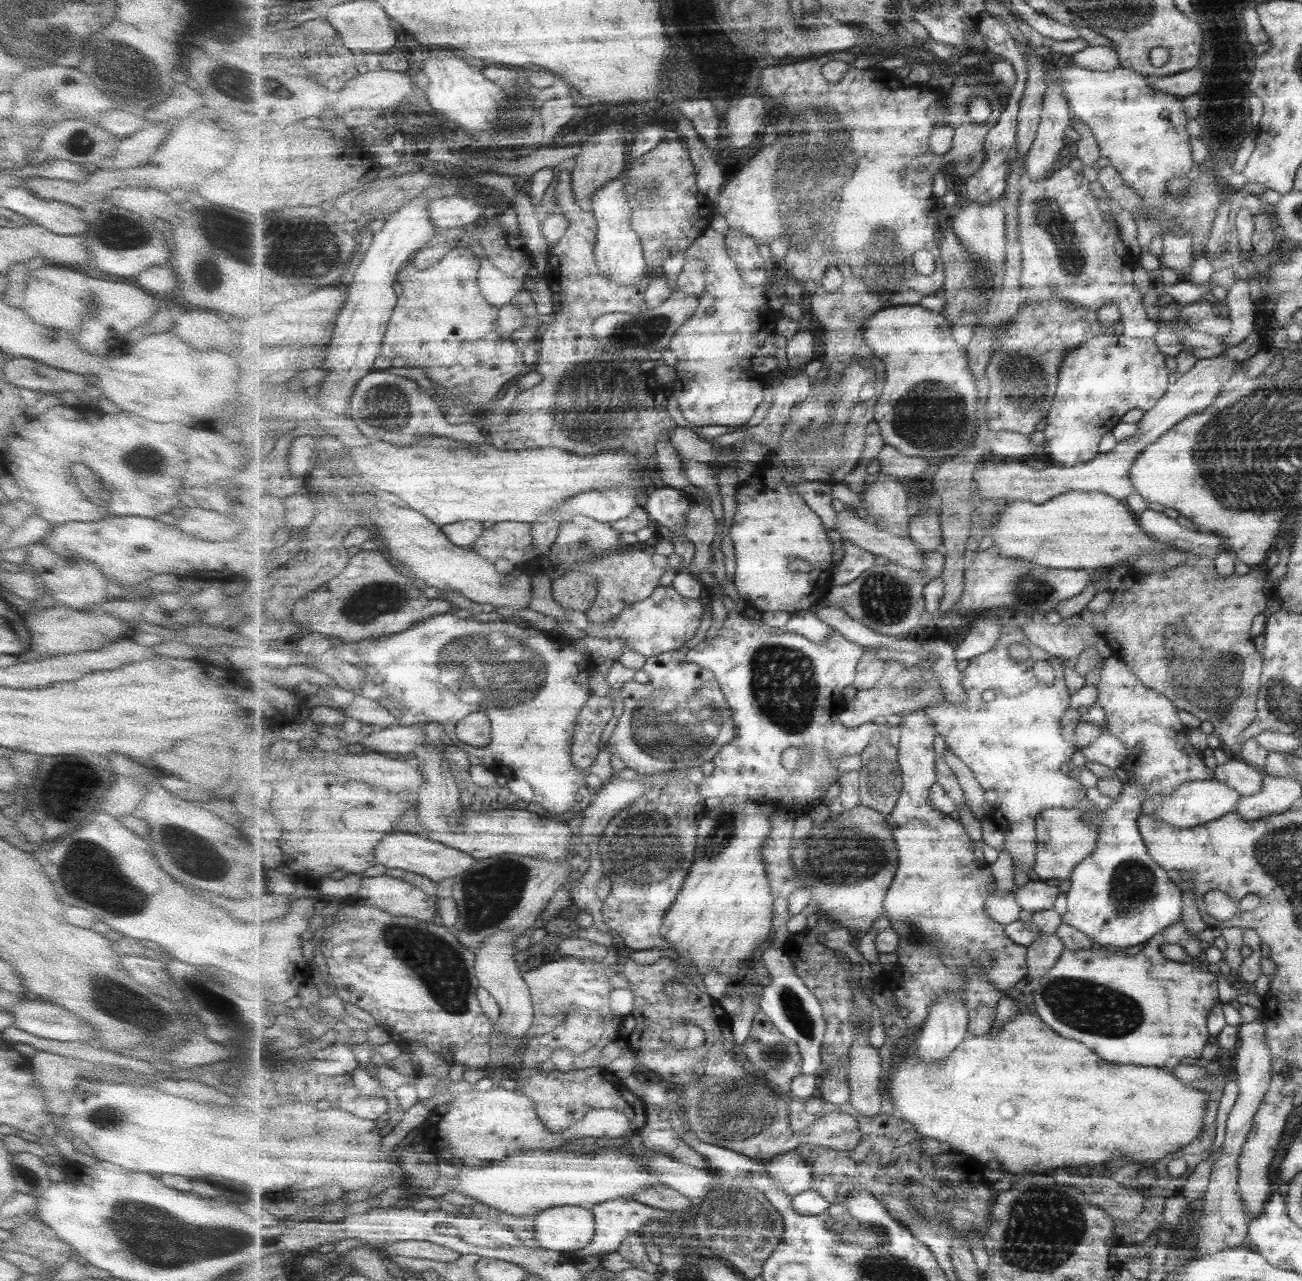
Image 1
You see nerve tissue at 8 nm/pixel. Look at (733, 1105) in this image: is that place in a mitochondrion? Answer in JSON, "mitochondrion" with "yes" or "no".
{"mitochondrion":"yes"}

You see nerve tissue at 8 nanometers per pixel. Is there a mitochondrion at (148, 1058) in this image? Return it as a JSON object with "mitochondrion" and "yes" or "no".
{"mitochondrion":"no"}

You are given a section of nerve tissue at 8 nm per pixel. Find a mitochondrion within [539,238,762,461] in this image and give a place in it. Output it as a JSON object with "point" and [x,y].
{"point":[576,419]}

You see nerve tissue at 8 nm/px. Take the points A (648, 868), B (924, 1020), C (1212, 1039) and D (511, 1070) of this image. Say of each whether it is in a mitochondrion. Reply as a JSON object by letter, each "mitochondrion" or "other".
{"A":"mitochondrion","B":"other","C":"other","D":"other"}

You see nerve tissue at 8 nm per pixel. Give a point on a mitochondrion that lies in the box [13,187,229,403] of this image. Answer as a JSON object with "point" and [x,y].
{"point":[113,236]}

